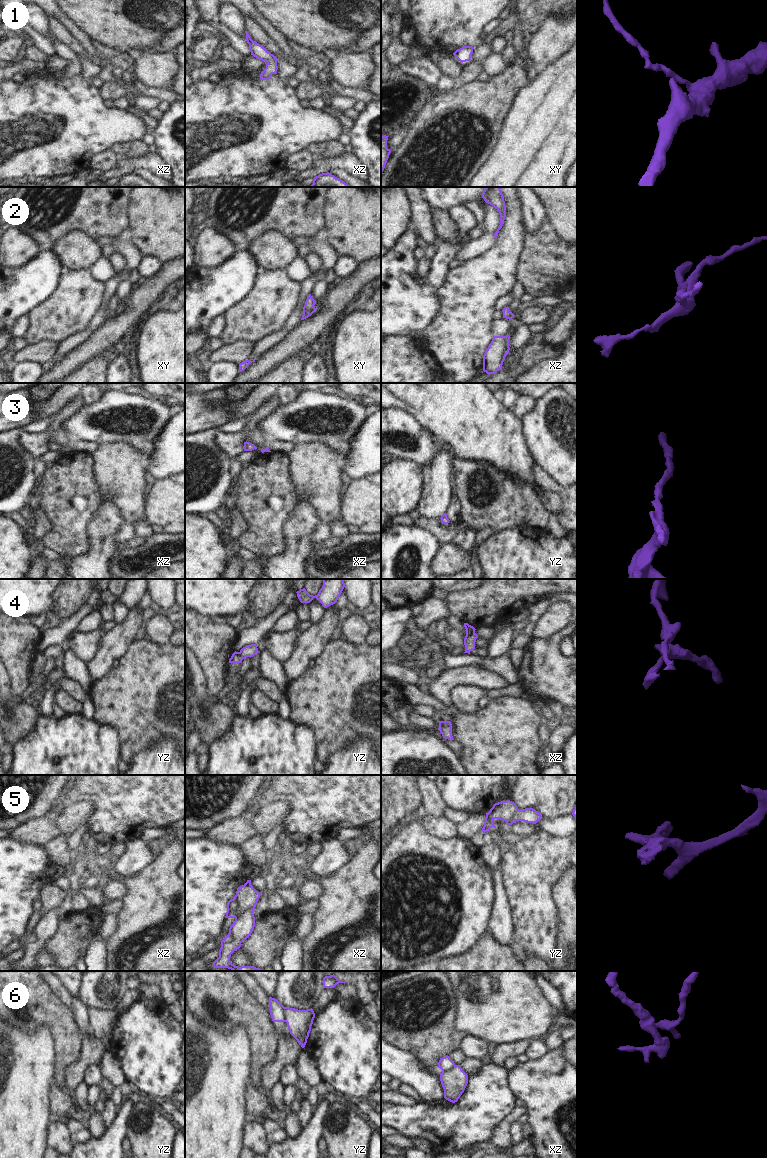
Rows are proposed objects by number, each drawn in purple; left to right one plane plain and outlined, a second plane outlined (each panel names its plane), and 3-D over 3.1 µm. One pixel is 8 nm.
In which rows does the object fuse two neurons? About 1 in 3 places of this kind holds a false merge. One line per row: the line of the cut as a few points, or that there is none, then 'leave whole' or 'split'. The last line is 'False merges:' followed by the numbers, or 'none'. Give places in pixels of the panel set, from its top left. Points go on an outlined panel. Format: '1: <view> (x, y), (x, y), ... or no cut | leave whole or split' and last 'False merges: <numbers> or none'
1: no cut | leave whole
2: no cut | leave whole
3: no cut | leave whole
4: xz (474, 632), (466, 636) | split
5: xz (252, 909), (247, 909), (235, 918) | split
6: yz (283, 1007), (286, 1021) | split
False merges: 4, 5, 6

